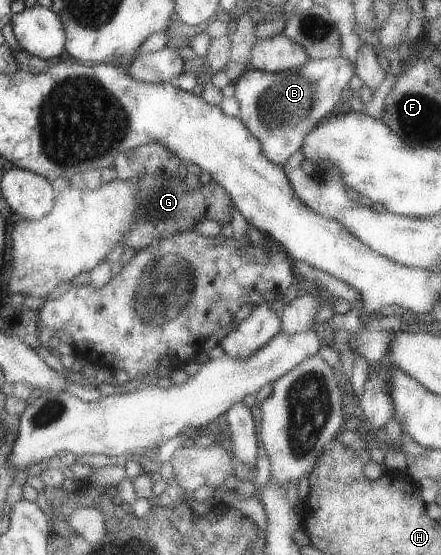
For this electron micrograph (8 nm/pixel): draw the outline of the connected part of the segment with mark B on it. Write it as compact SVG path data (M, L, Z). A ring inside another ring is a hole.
M345 57L318 60L311 58L297 71L274 74L249 67L233 82L233 97L239 101L239 119L262 143L263 153L275 164L285 167L289 157L303 147L307 133L327 117L347 94L356 67Z

